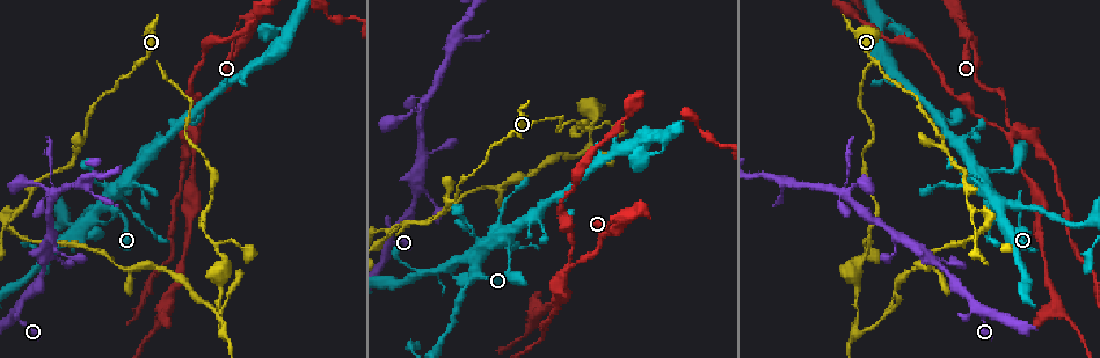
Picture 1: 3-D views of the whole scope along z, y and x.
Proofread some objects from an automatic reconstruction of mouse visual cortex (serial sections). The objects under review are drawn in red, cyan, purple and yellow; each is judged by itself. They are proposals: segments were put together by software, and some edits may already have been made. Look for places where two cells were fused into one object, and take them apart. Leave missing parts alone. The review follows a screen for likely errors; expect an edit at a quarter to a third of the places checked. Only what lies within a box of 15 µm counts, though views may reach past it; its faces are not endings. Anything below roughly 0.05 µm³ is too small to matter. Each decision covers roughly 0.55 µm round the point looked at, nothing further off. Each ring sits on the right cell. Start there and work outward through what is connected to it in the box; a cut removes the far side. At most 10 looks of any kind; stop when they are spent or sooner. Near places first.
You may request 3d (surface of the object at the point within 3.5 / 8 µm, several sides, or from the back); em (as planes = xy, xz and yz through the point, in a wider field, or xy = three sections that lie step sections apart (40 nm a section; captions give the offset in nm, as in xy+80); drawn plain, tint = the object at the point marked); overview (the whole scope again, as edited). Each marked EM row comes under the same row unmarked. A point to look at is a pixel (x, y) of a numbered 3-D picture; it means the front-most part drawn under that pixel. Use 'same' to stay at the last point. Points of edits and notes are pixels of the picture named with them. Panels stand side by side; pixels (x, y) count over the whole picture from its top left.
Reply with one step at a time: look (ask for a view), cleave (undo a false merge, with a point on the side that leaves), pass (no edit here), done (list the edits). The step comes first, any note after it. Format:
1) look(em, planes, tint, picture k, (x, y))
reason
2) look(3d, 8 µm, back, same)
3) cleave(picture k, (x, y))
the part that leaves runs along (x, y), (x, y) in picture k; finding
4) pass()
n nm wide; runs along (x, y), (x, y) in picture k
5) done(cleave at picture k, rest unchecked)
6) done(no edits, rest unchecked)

look(3d, 3.5 µm, picture 1, (973, 40))
calibre changes

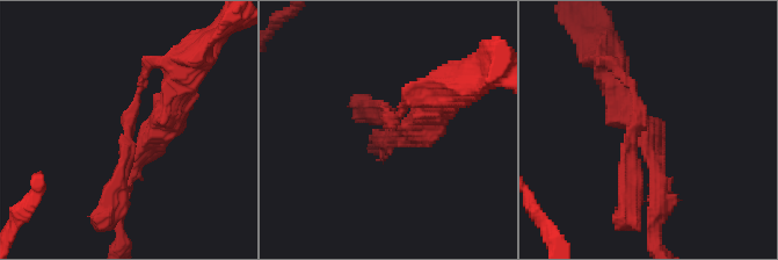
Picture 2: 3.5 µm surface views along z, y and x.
look(em, xy, step 2, tint, picture 2, (644, 135))

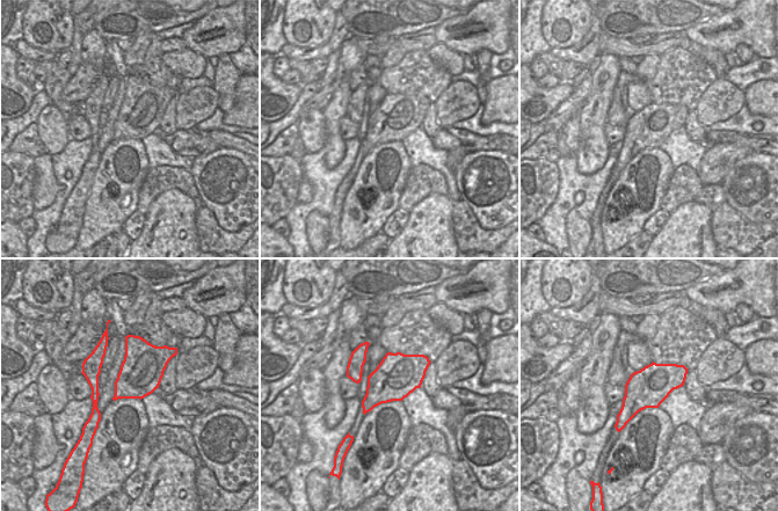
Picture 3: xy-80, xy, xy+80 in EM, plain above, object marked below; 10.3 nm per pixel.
look(em, planes, tint, same)

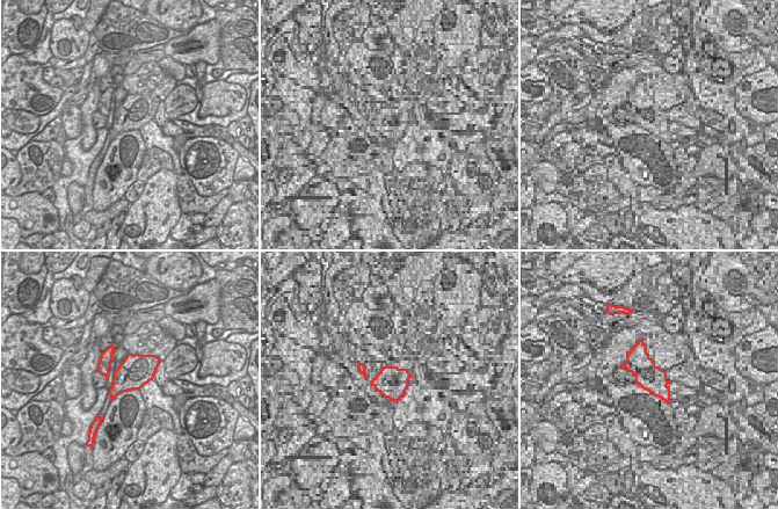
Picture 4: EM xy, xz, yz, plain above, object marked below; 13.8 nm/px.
pass()
runs along (631, 172), (642, 125), (657, 201) in picture 2; continuous, no second cell

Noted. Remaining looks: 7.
look(3d, 3.5 µm, picture 1, (129, 175))
thin arm on a thick one

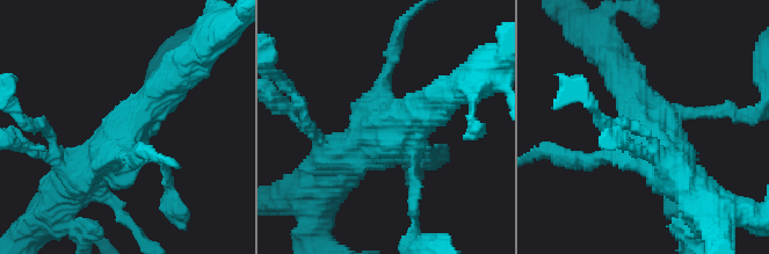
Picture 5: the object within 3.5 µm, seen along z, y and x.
look(em, xy, step 1, tint, picture 5, (127, 130))

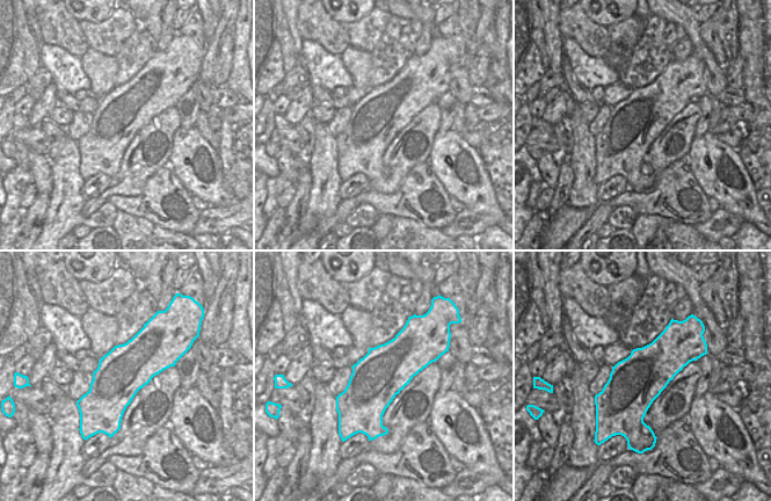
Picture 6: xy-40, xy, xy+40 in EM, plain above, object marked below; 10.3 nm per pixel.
pass()
runs along (67, 193), (167, 86) in picture 5; continuous, no second cell

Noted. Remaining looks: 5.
look(3d, 3.5 µm, picture 1, (564, 271))
two arms at a narrow angle

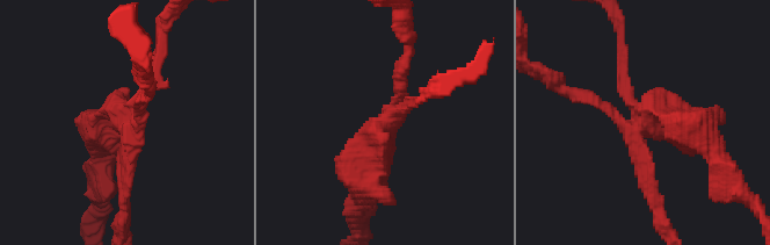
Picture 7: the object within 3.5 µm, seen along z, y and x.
look(em, xy, step 5, tint, picture 7, (389, 118))
4 arms; arms of 150, 150, 200, 400 nm; now the EM

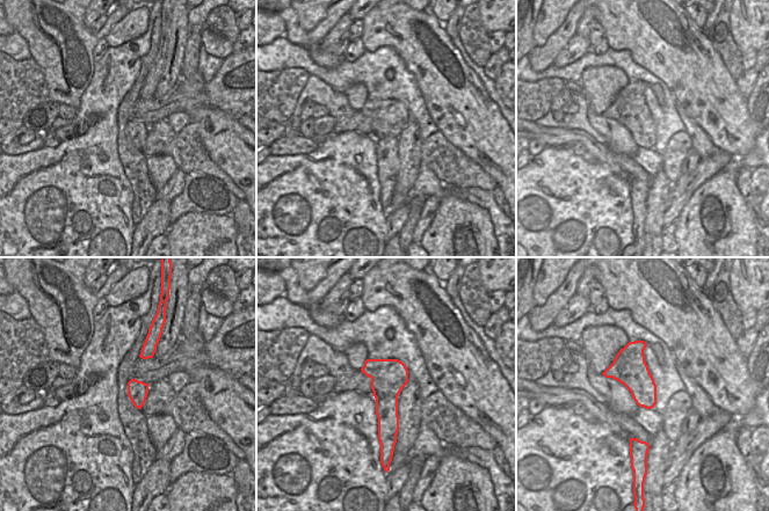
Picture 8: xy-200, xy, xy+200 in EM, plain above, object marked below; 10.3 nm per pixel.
cleave(picture 7, (643, 177))
border along (397, 395), (379, 396), (376, 400) in picture 8; a second cell is stuck on

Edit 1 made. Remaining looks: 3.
look(3d, 3.5 µm, picture 1, (384, 245))
side arm on a straight run

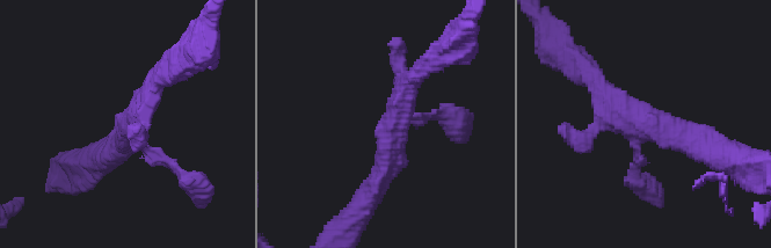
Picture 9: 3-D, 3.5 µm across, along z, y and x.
look(em, xy, step 3, tint, picture 9, (650, 127))

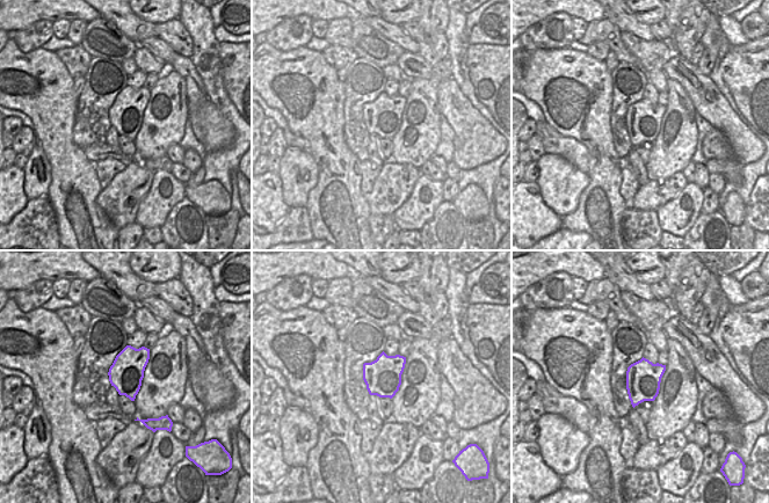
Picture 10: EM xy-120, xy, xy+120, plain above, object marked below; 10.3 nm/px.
look(em, xy, step 1, tint, same)

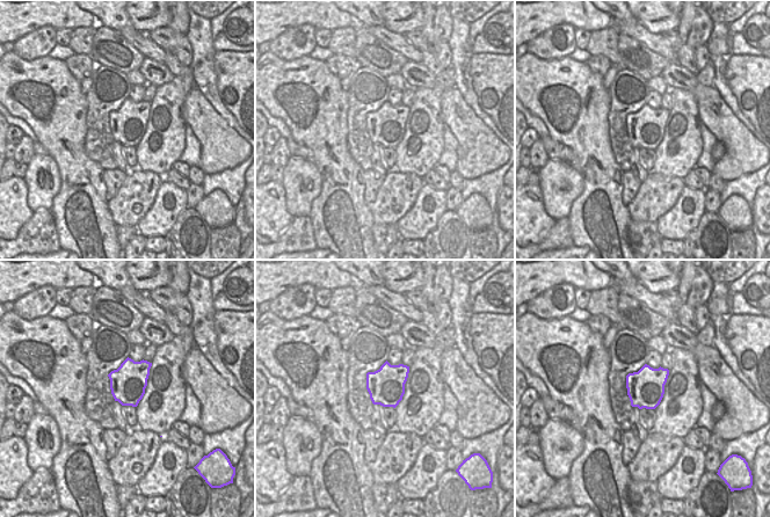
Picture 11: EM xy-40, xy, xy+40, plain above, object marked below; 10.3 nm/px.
pass()
runs along (441, 116), (401, 114), (369, 194) in picture 9; one cell here

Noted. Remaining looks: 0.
done(cleave at picture 7, rest unchecked)

